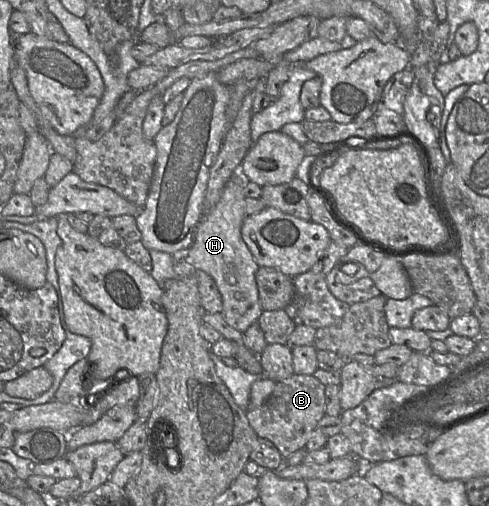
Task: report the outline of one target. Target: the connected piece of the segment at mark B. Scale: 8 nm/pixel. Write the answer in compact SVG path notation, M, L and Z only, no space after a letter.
M293 374L277 382L275 389L258 408L246 410L248 422L259 438L272 442L283 458L304 449L318 422L325 416L325 386L313 375Z

